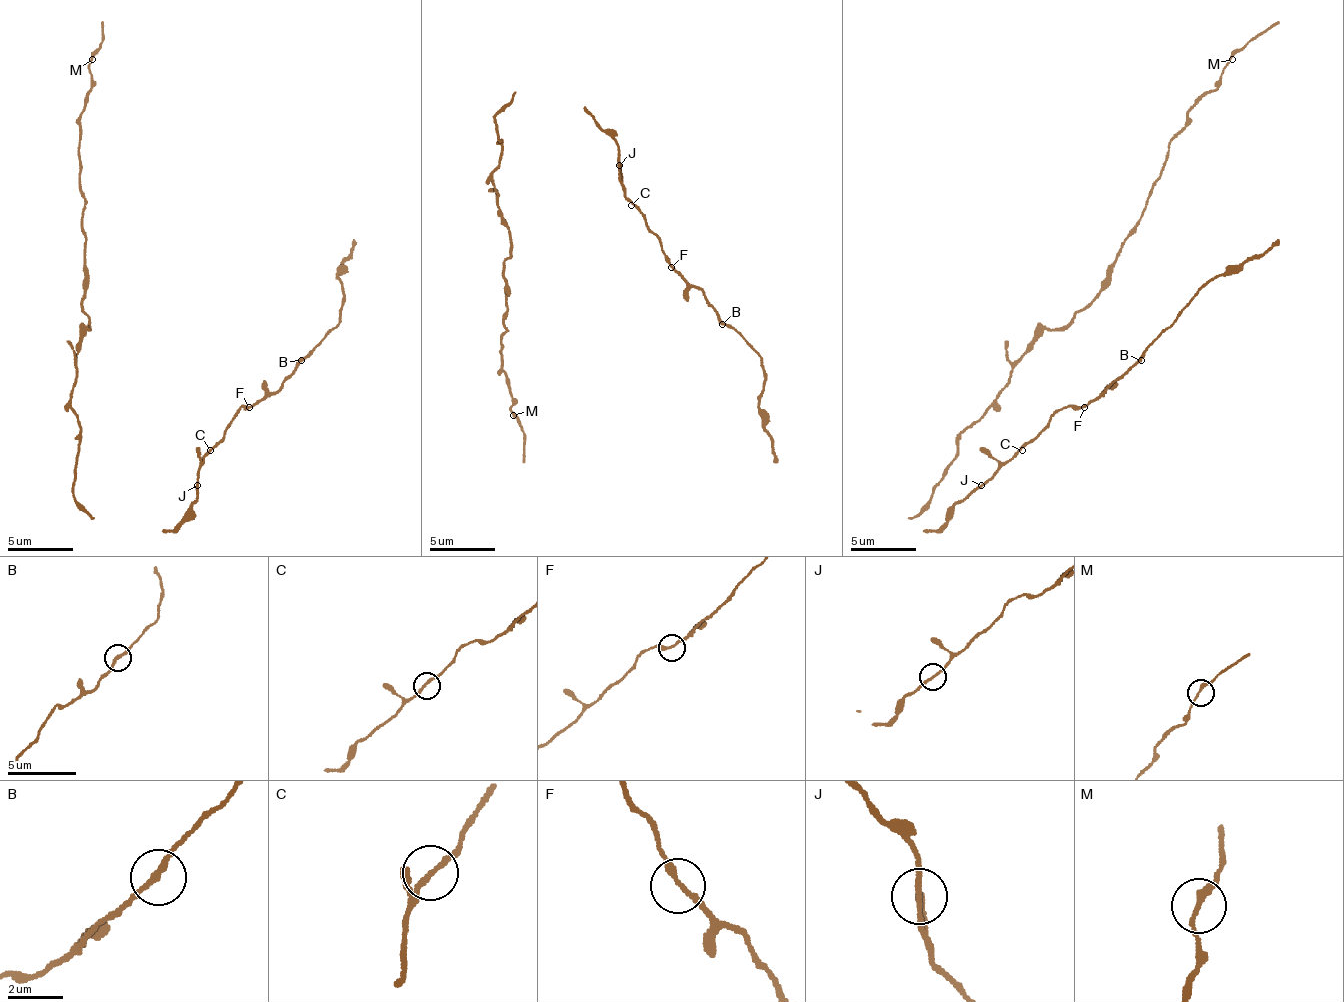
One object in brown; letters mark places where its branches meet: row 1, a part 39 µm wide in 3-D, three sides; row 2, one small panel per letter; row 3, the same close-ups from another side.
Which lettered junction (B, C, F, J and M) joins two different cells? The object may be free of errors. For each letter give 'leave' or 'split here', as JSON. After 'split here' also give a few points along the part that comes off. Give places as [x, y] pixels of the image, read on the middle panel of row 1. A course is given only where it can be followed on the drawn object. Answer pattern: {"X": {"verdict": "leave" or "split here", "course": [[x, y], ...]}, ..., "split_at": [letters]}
{"B": {"verdict": "leave"}, "C": {"verdict": "leave"}, "F": {"verdict": "leave"}, "J": {"verdict": "leave"}, "M": {"verdict": "leave"}, "split_at": []}

